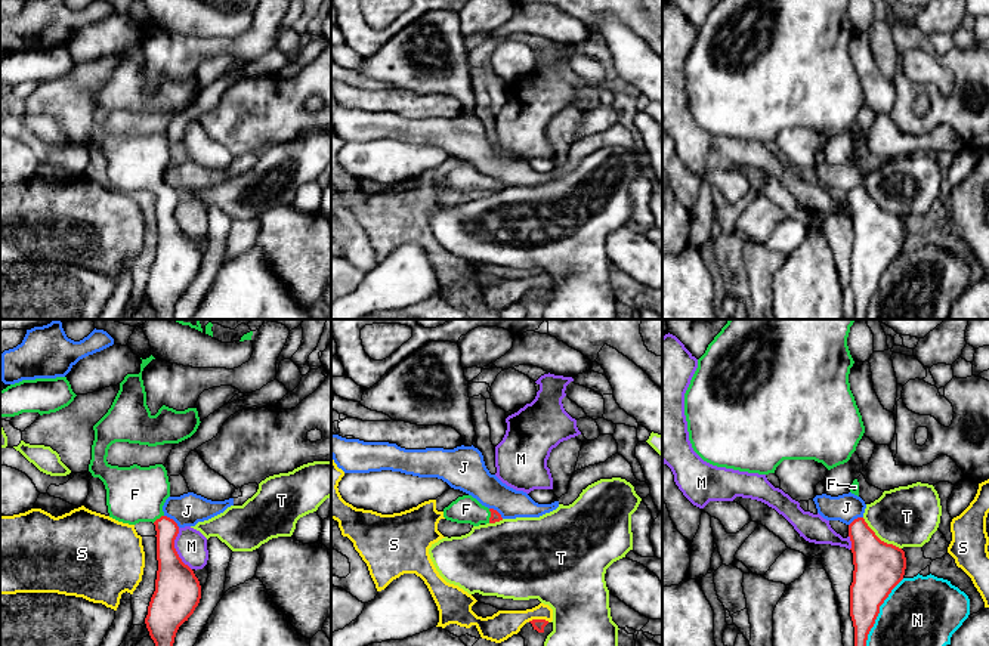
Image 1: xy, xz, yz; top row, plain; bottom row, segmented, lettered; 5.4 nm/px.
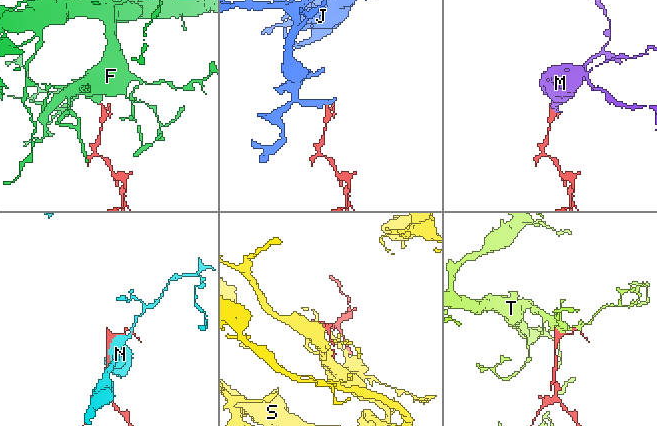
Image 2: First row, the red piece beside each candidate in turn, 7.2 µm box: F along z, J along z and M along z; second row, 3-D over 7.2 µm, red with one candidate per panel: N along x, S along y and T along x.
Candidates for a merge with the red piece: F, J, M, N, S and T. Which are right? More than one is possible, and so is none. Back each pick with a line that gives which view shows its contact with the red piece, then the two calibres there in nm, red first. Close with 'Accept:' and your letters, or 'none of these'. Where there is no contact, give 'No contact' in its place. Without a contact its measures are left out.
F: Touches red in xz. Thickness 60 nm (red) against 150 nm
Accept: F

